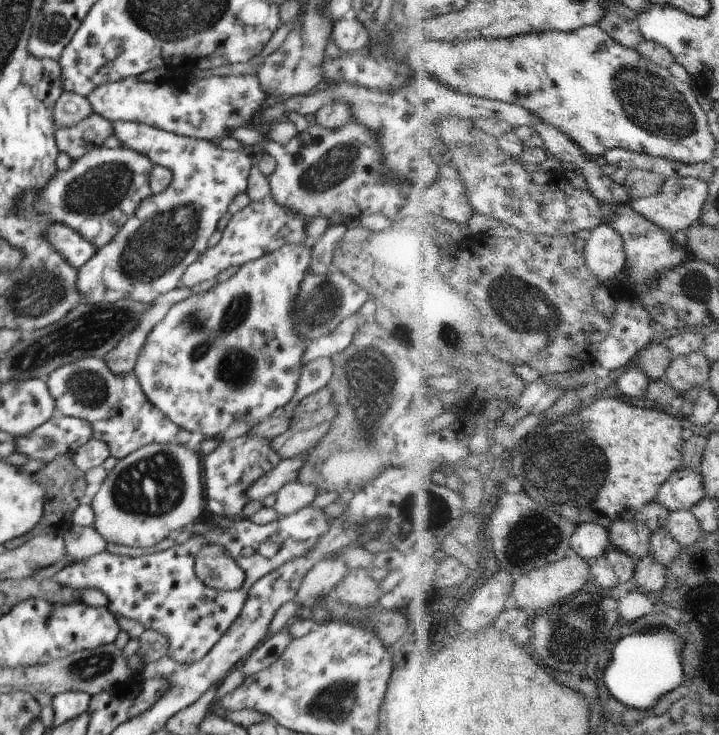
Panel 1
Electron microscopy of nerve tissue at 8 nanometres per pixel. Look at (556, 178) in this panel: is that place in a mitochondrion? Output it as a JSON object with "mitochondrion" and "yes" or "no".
{"mitochondrion":"no"}

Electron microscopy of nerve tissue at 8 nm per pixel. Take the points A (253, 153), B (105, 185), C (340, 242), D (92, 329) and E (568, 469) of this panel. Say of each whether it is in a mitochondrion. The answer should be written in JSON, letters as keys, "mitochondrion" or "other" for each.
{"A":"other","B":"mitochondrion","C":"other","D":"mitochondrion","E":"mitochondrion"}

